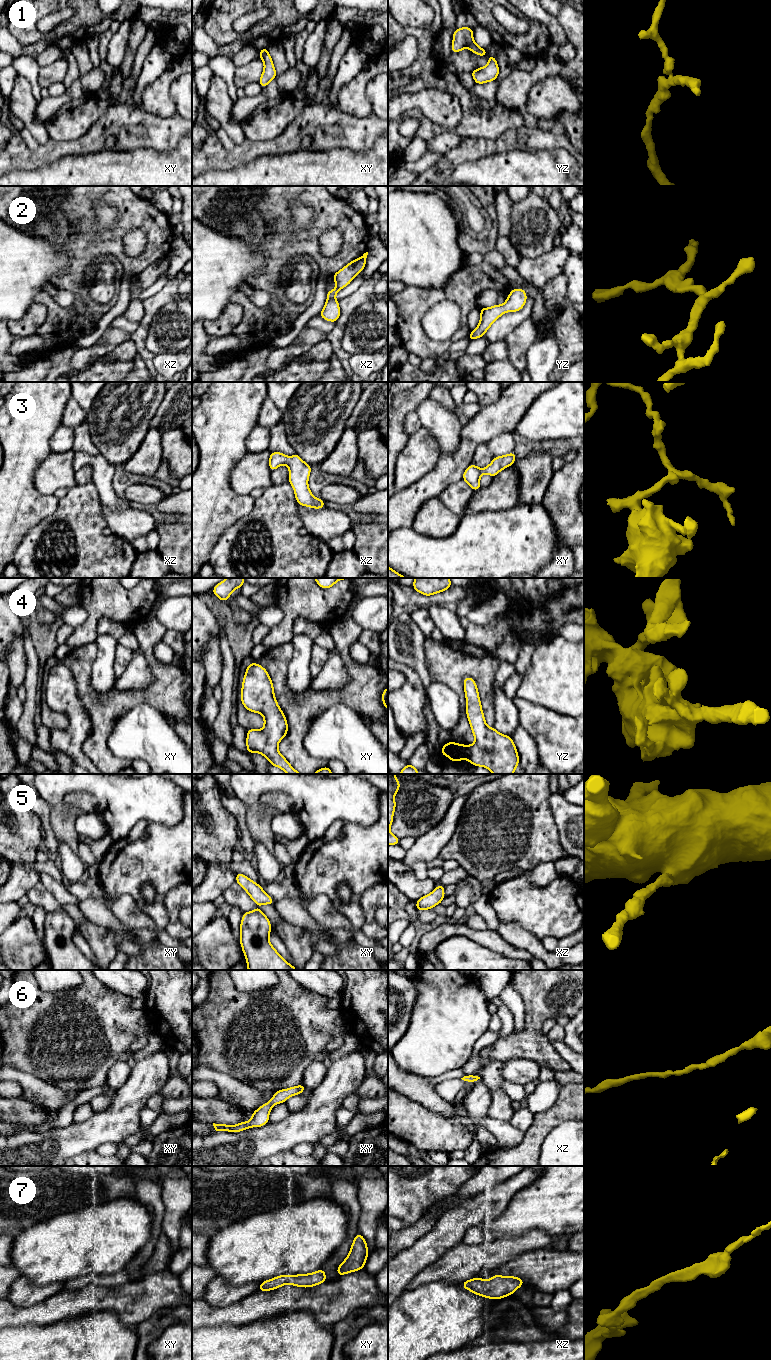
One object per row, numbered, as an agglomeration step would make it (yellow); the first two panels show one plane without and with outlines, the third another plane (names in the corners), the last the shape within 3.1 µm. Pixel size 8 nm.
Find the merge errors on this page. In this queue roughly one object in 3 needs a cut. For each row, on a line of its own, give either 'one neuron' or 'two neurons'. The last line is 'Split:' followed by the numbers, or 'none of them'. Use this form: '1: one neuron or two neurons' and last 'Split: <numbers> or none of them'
1: one neuron
2: one neuron
3: one neuron
4: one neuron
5: one neuron
6: one neuron
7: one neuron
Split: none of them

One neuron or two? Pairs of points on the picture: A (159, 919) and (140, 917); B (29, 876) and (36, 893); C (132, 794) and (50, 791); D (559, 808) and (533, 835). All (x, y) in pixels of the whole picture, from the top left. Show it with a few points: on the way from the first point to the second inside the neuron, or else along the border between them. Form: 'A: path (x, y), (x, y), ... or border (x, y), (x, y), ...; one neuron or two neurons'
A: border (135, 901), (142, 911), (159, 927), (164, 929); two neurons
B: border (39, 882), (25, 894); two neurons
C: path (112, 786), (110, 784), (70, 784); one neuron
D: border (548, 796), (548, 807), (559, 838); two neurons

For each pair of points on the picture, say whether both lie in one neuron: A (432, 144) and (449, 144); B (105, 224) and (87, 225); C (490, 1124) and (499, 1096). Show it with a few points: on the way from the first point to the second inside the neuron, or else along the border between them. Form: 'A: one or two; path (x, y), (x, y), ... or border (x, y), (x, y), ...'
A: one; path (436, 144), (445, 144)
B: two; border (99, 201), (94, 206), (96, 238), (107, 241)
C: two; border (487, 1115), (508, 1122)

